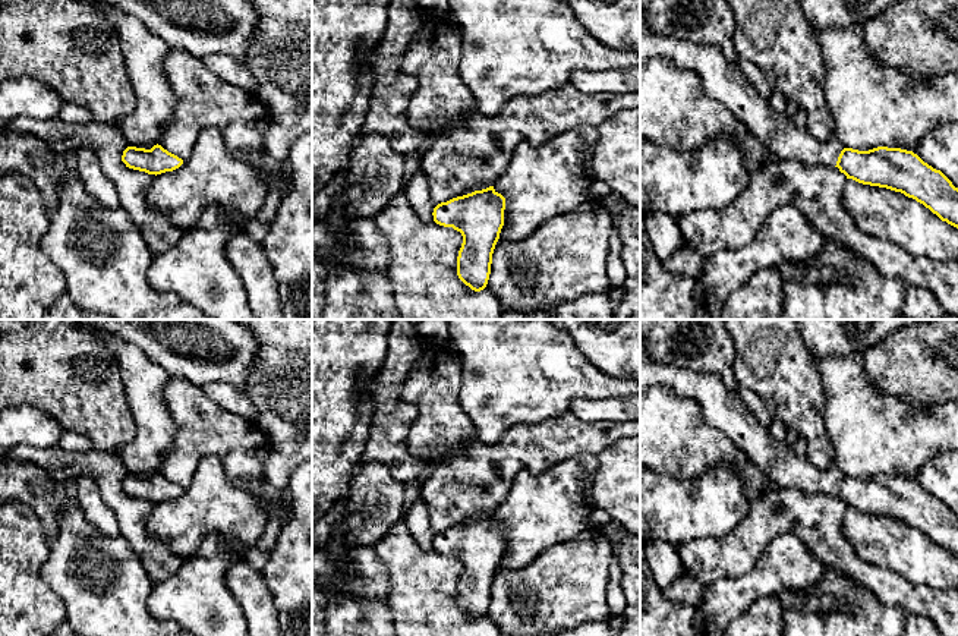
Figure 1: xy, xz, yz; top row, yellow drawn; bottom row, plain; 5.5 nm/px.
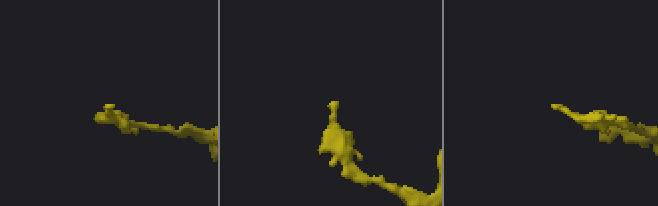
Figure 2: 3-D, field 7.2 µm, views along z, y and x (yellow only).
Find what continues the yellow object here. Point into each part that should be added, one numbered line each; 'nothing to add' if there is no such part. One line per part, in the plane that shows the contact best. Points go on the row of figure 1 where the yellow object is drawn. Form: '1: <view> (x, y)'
1: yz (722, 81)

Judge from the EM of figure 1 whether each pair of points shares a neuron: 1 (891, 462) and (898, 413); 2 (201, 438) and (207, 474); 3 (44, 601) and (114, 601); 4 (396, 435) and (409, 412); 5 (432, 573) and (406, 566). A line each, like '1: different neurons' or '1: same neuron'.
1: same neuron
2: different neurons
3: different neurons
4: same neuron
5: same neuron

